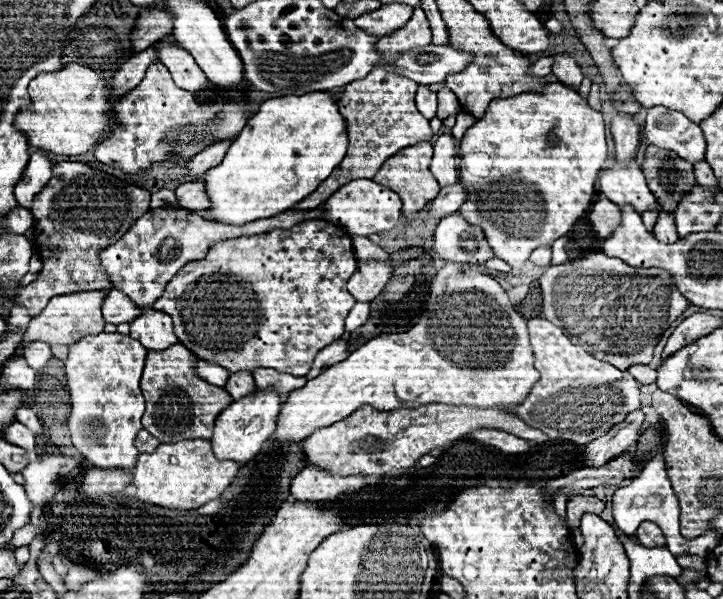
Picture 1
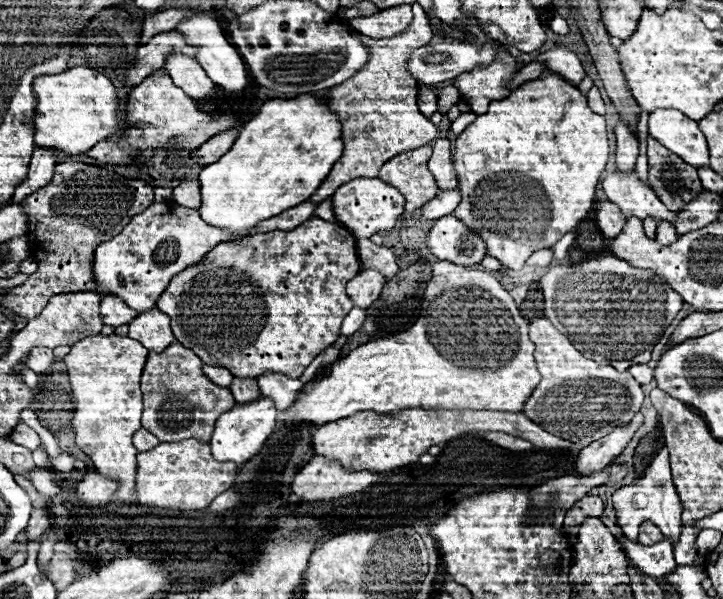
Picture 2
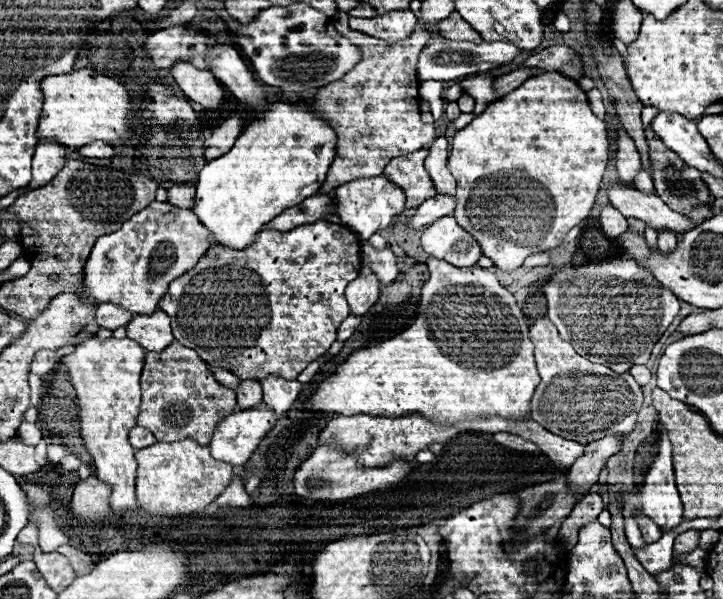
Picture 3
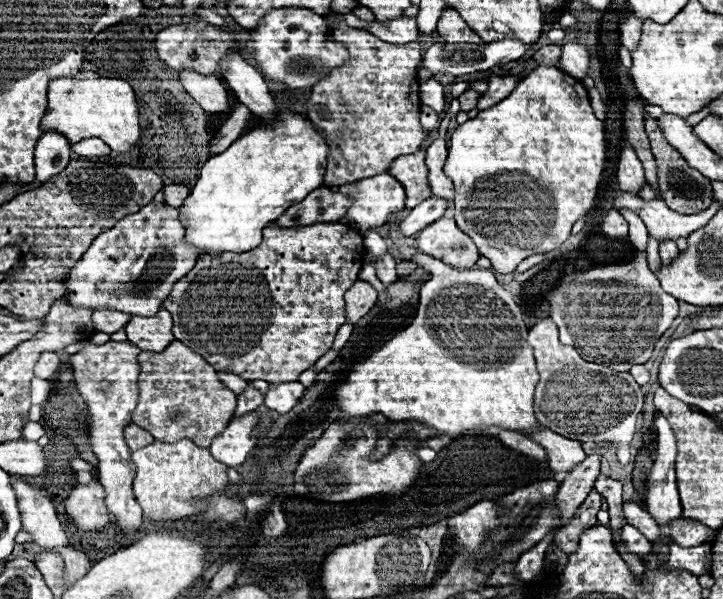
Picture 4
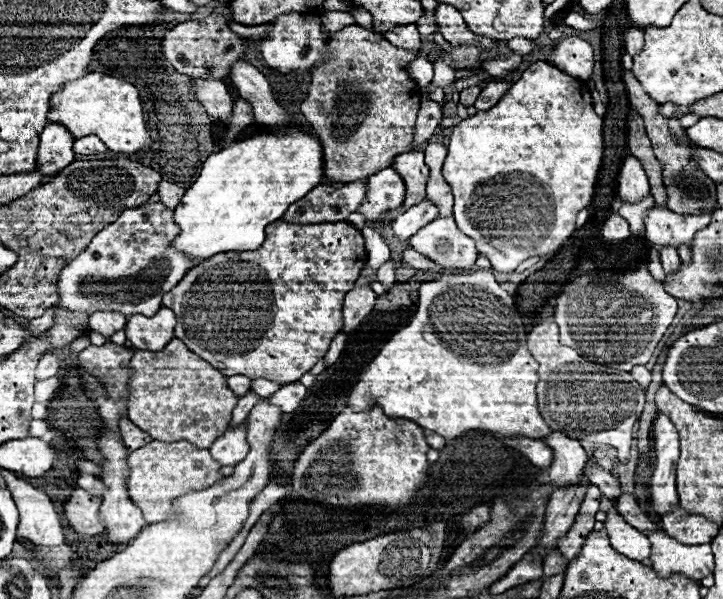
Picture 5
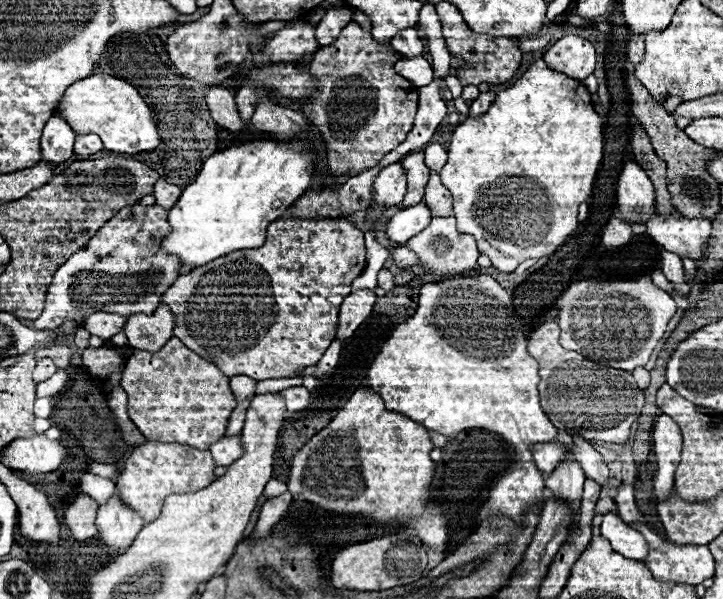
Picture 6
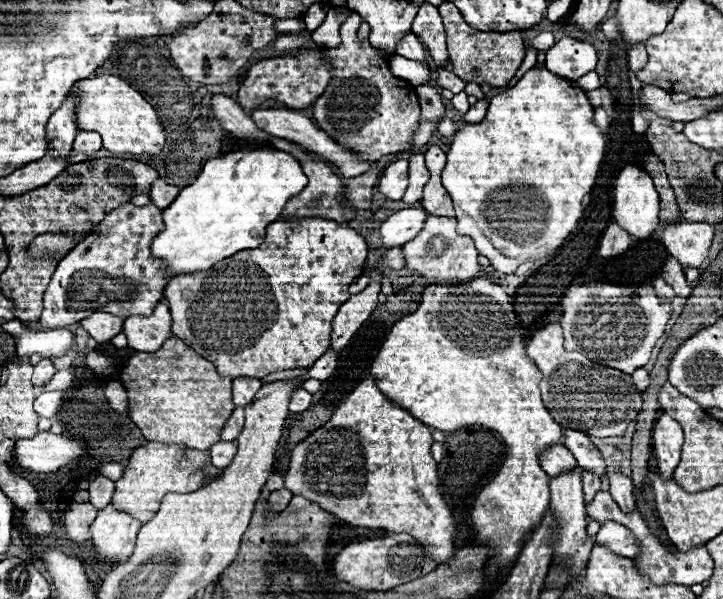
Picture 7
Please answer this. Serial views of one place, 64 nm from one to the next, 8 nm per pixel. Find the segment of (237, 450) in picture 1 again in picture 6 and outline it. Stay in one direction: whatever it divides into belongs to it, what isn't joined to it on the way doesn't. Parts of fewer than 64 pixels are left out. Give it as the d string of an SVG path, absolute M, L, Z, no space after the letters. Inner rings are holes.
M224 436L218 442L214 442L210 446L212 458L216 462L216 466L230 466L232 462L236 462L244 450L242 450L242 442L240 436Z

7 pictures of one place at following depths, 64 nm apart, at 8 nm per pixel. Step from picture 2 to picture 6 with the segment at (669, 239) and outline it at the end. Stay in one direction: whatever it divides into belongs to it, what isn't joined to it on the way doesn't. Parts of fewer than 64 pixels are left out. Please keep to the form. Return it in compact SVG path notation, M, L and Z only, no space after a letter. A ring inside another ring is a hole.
M662 250L662 270L664 270L666 278L674 284L674 288L678 290L678 294L686 296L690 288L684 282L684 268L682 268L680 256L678 254L672 254L668 250Z

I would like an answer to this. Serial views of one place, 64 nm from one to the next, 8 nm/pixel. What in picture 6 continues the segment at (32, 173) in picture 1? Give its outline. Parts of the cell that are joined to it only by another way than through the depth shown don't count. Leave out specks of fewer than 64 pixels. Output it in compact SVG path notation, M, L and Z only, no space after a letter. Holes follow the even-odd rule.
M54 114L42 132L42 162L52 162L52 166L62 166L66 160L72 158L72 144L74 144L74 130L66 120Z

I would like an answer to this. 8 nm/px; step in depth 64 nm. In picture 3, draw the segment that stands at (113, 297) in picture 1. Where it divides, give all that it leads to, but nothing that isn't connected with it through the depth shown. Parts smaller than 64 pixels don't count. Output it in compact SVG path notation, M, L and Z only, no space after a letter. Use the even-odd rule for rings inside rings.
M102 302L102 304L98 304L98 310L96 310L96 322L108 330L126 326L132 318L134 318L132 312L124 310L118 304L112 304L112 302Z

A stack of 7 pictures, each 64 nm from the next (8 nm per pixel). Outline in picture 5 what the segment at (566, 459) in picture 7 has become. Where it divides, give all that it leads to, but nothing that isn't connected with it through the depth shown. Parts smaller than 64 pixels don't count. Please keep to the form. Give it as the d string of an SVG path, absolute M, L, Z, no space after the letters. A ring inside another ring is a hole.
M506 438L506 444L520 450L538 468L548 468L552 462L552 450L544 442L532 442L532 438Z

